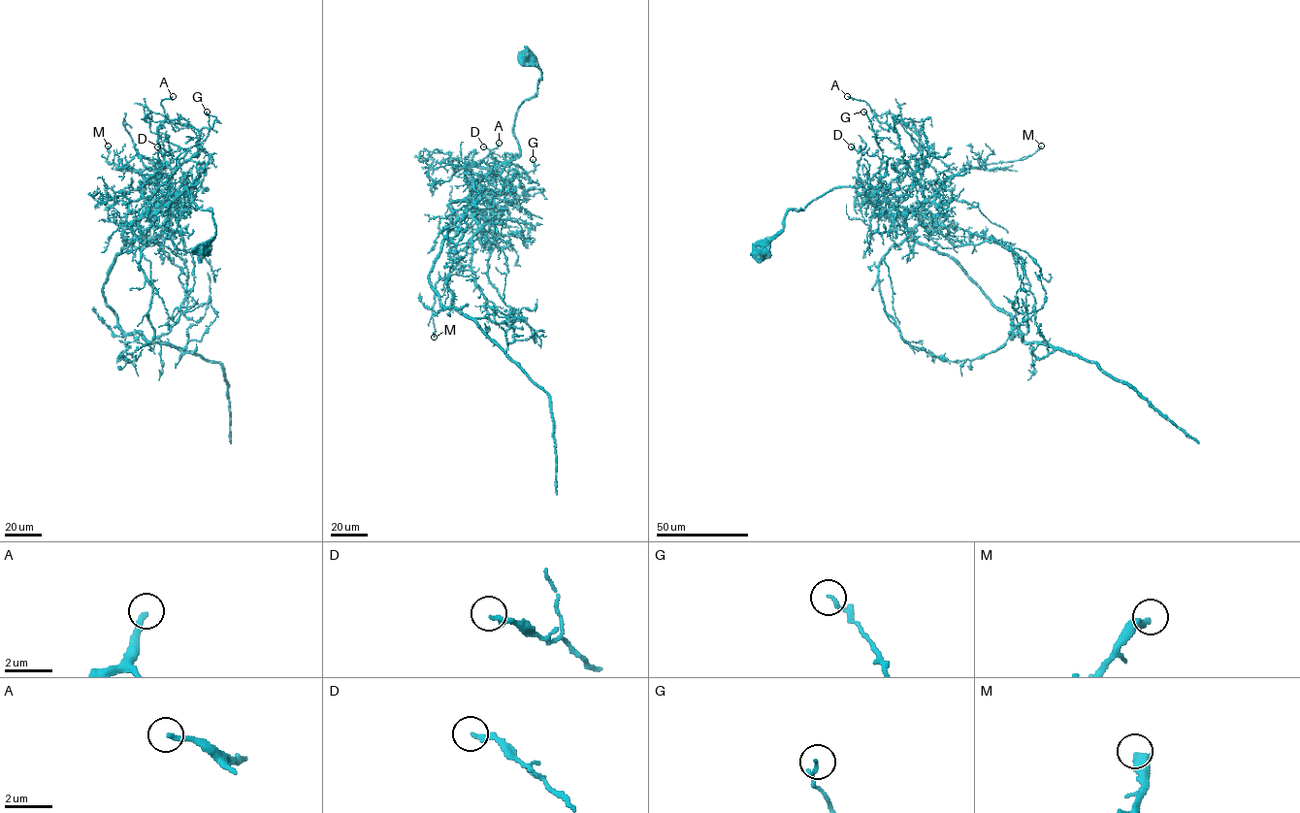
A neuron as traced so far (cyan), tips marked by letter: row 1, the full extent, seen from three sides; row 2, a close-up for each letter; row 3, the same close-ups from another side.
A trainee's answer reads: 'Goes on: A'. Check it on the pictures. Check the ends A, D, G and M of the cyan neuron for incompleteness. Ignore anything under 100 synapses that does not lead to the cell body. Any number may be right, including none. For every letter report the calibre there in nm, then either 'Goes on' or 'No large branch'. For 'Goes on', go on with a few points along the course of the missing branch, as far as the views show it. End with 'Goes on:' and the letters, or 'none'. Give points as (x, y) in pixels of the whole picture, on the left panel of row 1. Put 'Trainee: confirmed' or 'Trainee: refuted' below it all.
A: Thickness 220 nm. No large branch
D: Thickness 220 nm. No large branch
G: Thickness 120 nm. No large branch
M: Thickness 400 nm. No large branch
Goes on: none
Trainee: refuted

